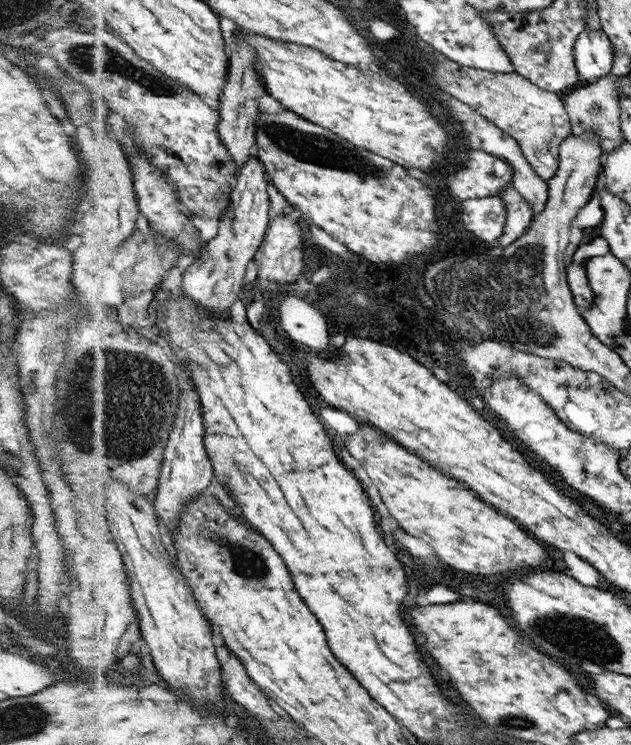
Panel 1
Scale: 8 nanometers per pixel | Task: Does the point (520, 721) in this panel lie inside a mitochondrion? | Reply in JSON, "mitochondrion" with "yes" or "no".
{"mitochondrion":"yes"}

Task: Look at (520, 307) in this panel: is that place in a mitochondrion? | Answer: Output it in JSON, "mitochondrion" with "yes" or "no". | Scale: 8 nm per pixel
{"mitochondrion":"yes"}

